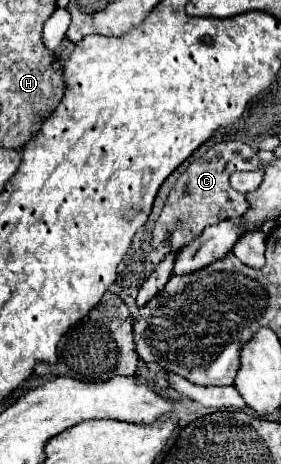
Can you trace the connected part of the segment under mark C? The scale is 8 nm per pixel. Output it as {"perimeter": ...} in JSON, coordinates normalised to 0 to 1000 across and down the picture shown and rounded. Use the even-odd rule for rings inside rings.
{"perimeter":[[[790,304],[747,317],[719,338],[683,347],[669,364],[633,381],[626,399],[612,403],[591,442],[548,485],[541,519],[534,519],[534,558],[555,575],[598,545],[633,545],[669,524],[683,524],[726,489],[762,485],[797,472],[861,468],[883,455],[883,429],[840,420],[840,407],[826,407],[811,381],[833,369],[861,364],[918,364],[925,343],[918,325],[904,325],[883,308],[861,304]]]}

